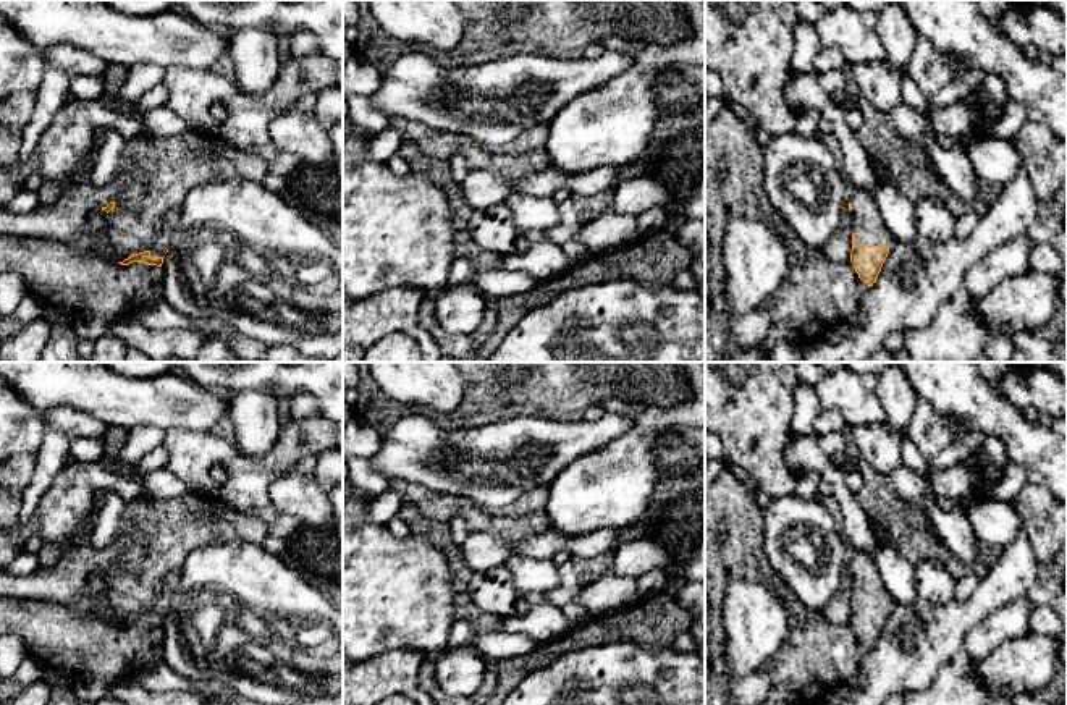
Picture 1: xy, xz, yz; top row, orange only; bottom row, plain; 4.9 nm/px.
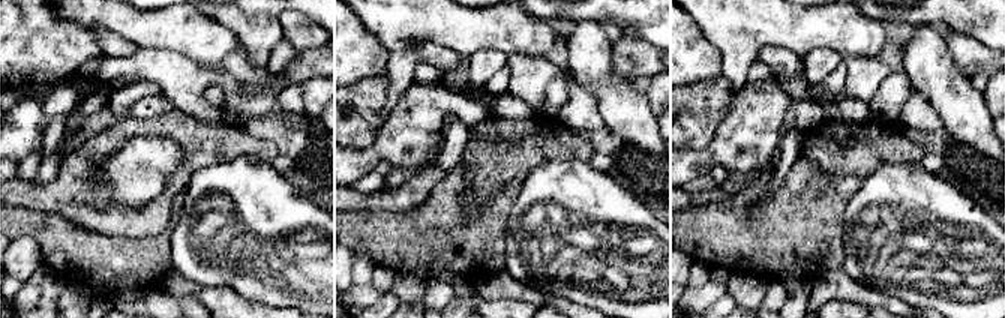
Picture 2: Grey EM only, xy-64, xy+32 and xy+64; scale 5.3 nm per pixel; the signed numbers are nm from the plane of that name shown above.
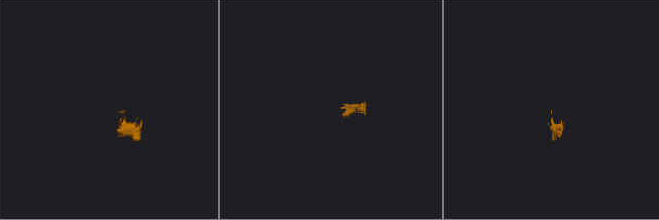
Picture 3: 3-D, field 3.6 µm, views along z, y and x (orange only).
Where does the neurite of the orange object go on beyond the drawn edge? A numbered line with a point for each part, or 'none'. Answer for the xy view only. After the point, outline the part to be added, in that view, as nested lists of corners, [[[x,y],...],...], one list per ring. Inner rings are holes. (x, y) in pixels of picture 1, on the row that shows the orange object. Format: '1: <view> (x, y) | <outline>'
1: xy (164, 238) | [[[170,210],[167,218],[163,220],[155,241],[154,247],[150,249],[150,257],[163,257],[167,249],[171,246],[173,233],[178,228],[181,212],[179,210]]]

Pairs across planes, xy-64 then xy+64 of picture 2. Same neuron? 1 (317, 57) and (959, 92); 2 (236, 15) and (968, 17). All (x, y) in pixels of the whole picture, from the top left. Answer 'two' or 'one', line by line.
1: two
2: two

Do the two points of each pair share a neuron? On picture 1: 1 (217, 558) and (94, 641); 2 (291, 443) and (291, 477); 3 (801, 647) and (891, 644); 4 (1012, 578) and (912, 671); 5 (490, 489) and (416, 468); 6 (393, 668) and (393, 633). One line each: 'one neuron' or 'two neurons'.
1: two neurons
2: two neurons
3: two neurons
4: one neuron
5: one neuron
6: two neurons

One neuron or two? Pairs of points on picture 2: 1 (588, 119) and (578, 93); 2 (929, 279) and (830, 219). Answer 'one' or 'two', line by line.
1: one
2: two

